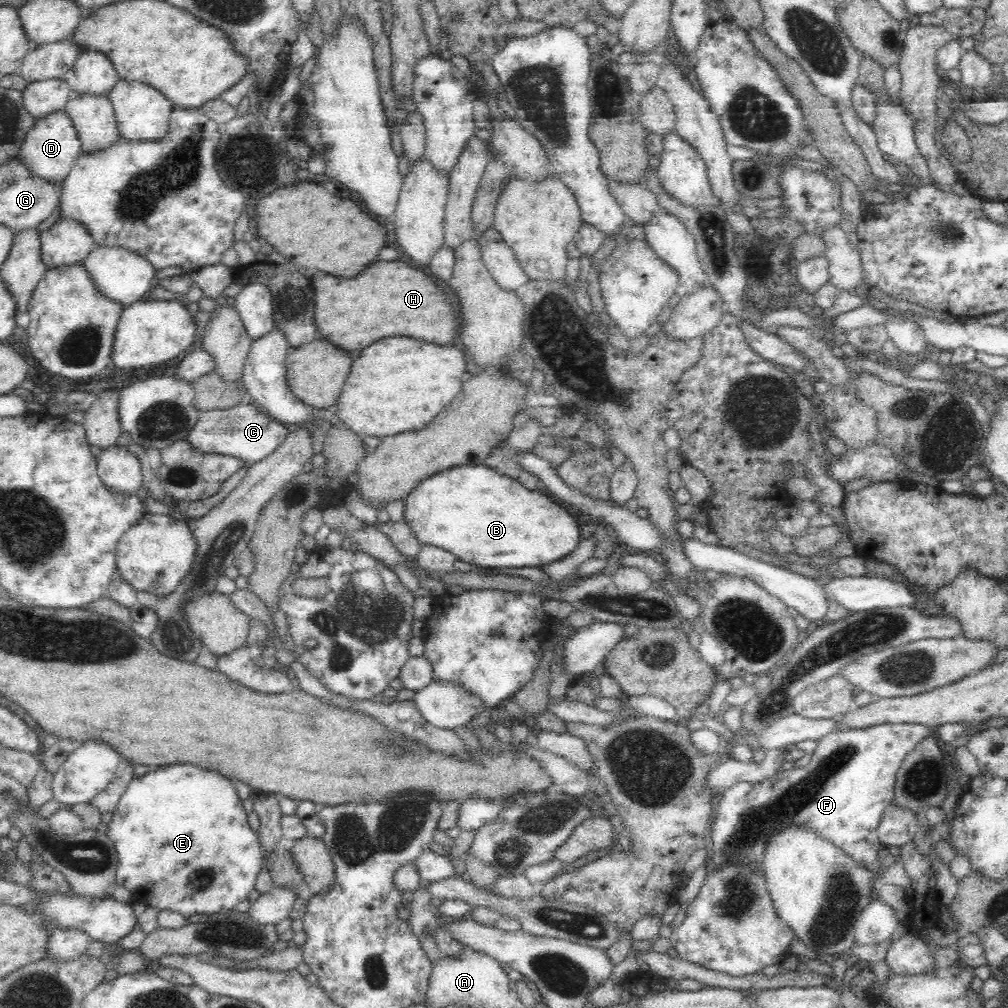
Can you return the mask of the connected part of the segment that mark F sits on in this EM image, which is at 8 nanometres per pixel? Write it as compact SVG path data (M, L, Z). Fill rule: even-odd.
M884 723L864 729L832 731L817 740L817 747L811 754L811 760L803 768L782 769L762 782L735 782L722 792L716 819L712 826L709 826L708 832L711 833L713 842L707 857L709 867L714 868L730 861L744 861L762 868L761 860L768 839L771 839L772 833L777 833L783 826L792 823L808 825L810 829L814 829L850 857L868 866L878 858L878 850L884 847L879 842L877 826L884 810L893 801L893 788L898 769L908 753L931 732L935 732L935 729L908 723Z

